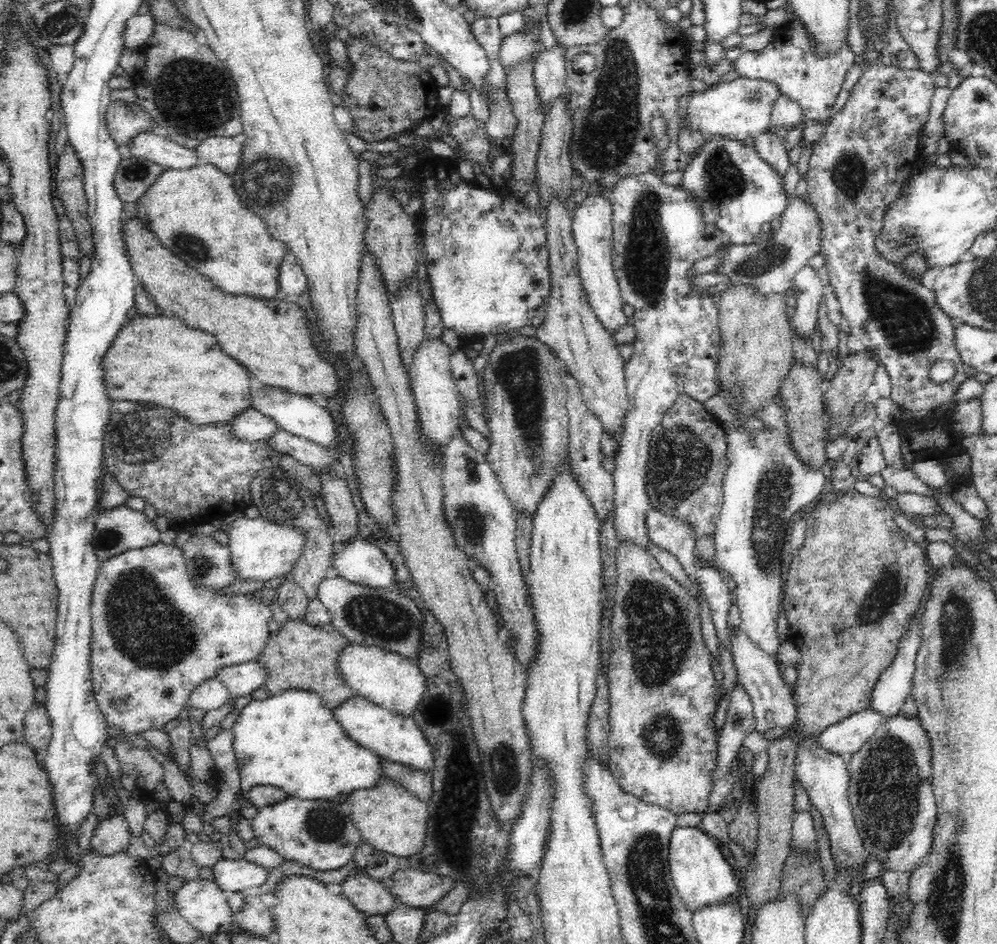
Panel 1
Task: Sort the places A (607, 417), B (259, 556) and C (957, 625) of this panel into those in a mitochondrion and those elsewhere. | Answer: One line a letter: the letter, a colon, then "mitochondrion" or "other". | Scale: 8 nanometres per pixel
A: other
B: other
C: mitochondrion

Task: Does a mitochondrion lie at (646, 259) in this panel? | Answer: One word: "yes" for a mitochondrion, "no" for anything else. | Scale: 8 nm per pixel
yes

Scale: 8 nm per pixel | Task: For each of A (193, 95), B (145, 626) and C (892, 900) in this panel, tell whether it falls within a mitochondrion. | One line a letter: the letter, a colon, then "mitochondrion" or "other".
A: mitochondrion
B: mitochondrion
C: other

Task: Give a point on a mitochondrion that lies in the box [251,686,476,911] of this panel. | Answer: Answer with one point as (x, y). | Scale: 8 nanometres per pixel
(325, 824)

